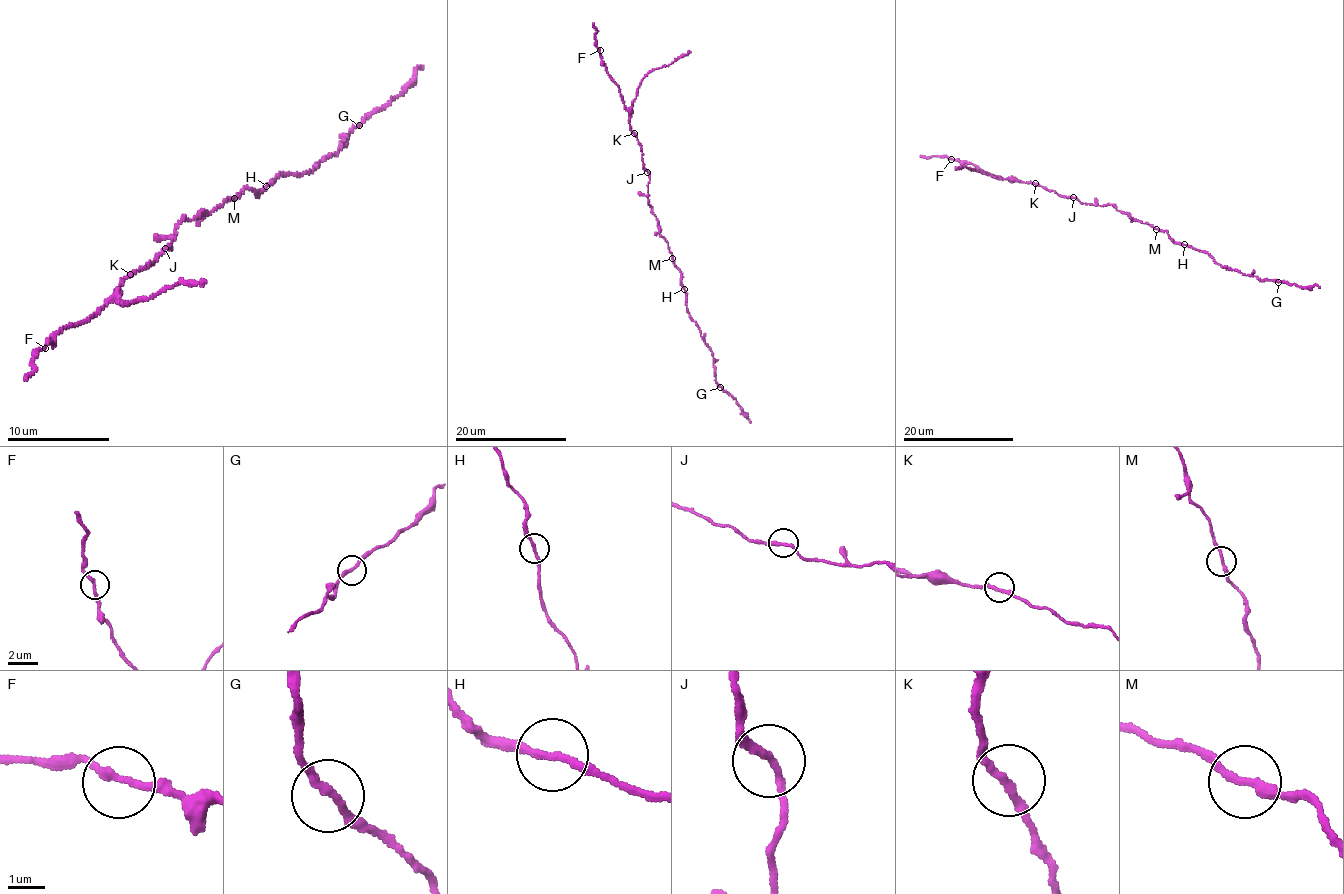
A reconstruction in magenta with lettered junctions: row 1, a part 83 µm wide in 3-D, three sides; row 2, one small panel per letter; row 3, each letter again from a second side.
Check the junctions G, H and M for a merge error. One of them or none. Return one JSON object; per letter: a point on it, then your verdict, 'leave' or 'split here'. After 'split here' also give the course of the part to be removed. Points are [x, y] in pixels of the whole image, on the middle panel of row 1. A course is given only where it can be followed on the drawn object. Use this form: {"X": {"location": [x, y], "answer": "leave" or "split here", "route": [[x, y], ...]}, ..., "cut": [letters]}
{"G": {"location": [720, 387], "answer": "leave"}, "H": {"location": [684, 289], "answer": "leave"}, "M": {"location": [672, 258], "answer": "split here", "route": [[672, 258], [648, 201], [650, 176], [643, 167], [642, 148], [631, 129], [630, 111], [601, 60], [592, 23]]}, "cut": ["M"]}

